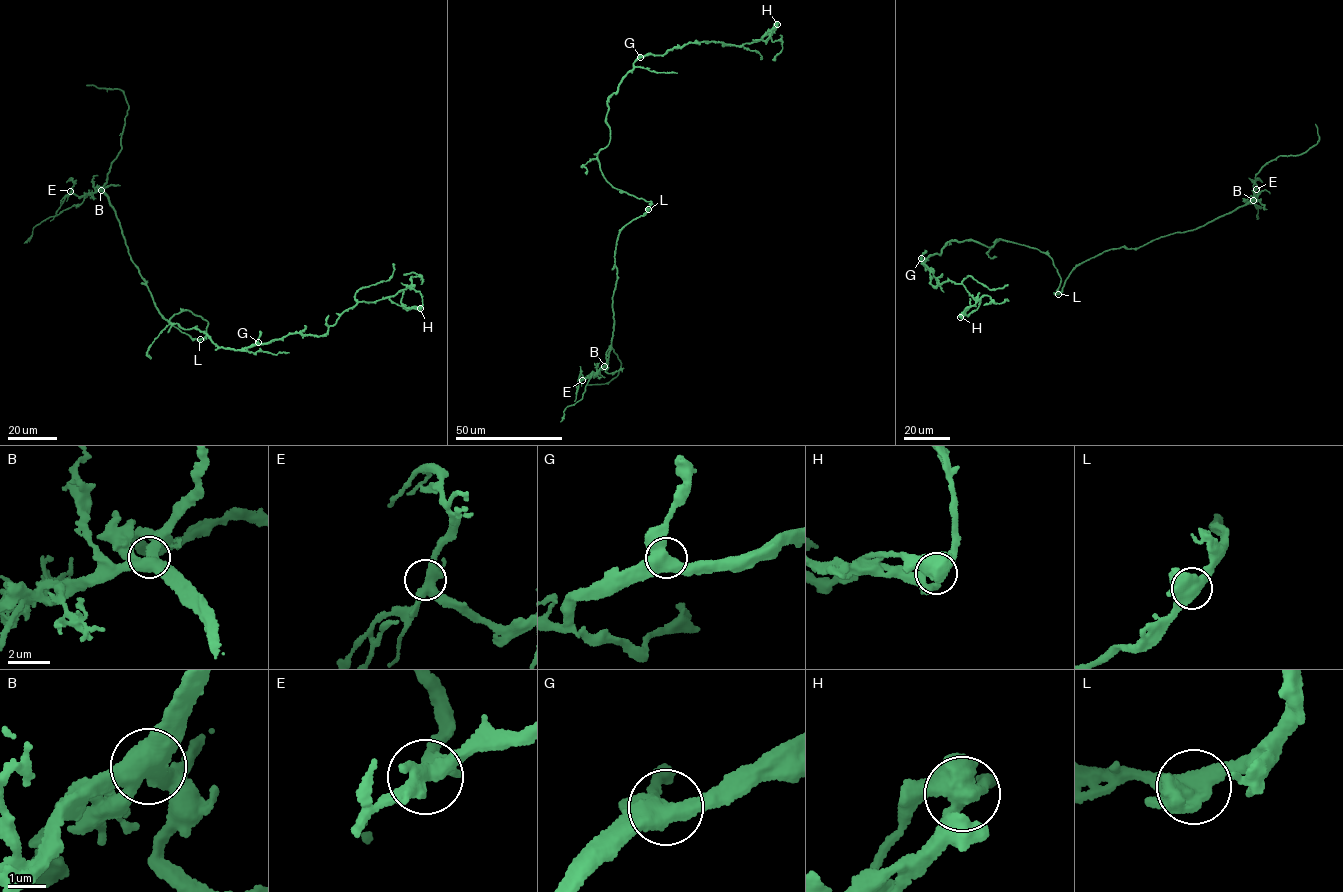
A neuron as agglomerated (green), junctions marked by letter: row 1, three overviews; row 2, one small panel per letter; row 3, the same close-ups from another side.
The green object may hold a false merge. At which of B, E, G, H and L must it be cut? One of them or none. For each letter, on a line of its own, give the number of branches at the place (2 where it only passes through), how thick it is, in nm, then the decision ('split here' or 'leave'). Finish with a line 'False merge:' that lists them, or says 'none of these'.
B: 4 branches meet; 500 nm thick; leave
E: 4 branches meet; 360 nm thick; leave
G: 3 branches meet; 480 nm thick; leave
H: 4 branches meet; 550 nm thick; split here
L: 3 branches meet; 500 nm thick; leave
False merge: H

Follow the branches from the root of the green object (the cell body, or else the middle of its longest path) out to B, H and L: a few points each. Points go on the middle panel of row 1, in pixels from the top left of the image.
B: (637, 198), (652, 205), (618, 235), (613, 330), (604, 366)
H: (637, 198), (606, 180), (597, 156), (610, 138), (607, 98), (635, 60), (691, 43), (767, 40), (777, 24)
L: (637, 198), (651, 201), (648, 209)

